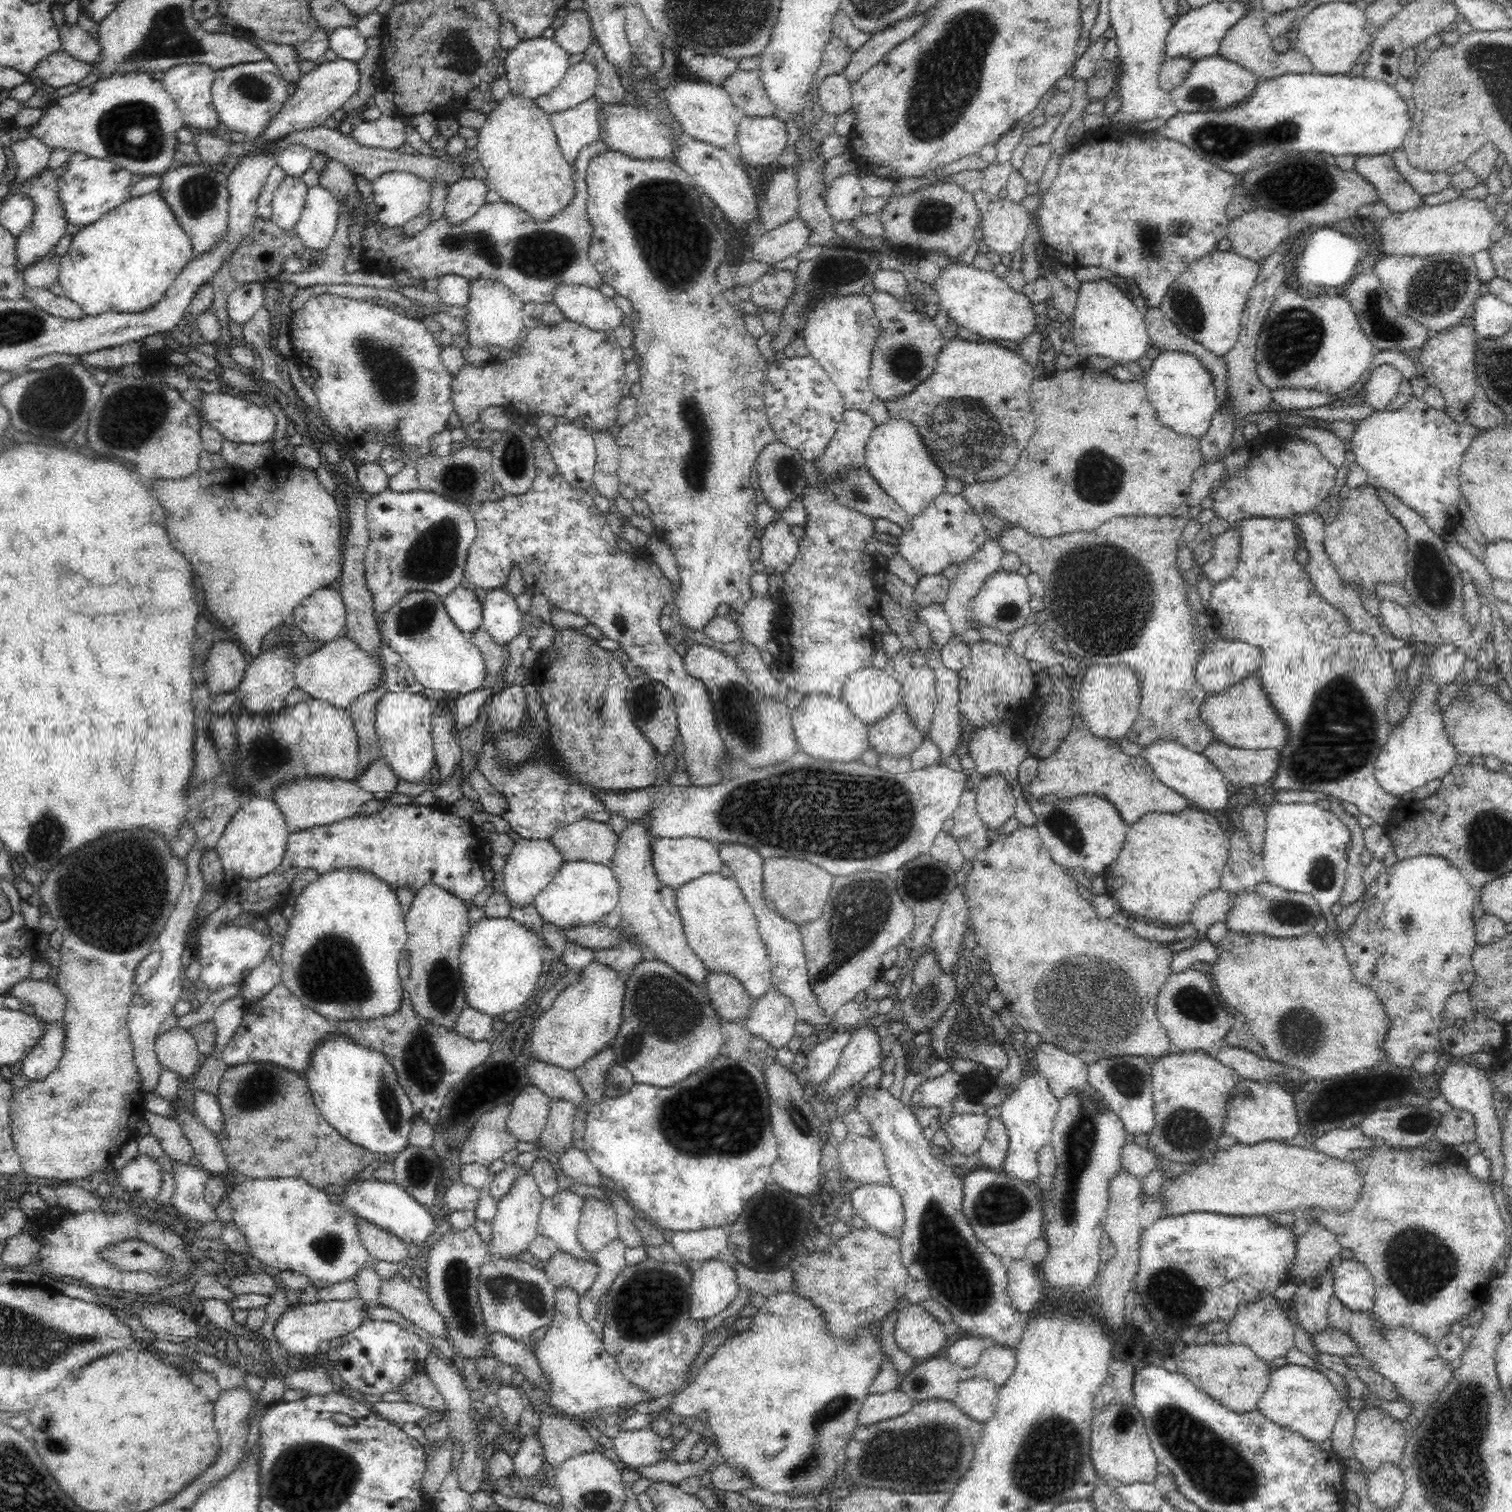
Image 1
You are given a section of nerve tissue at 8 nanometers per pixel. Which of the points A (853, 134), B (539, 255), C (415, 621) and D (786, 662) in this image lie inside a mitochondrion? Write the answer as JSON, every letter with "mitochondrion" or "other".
{"A":"other","B":"mitochondrion","C":"mitochondrion","D":"other"}

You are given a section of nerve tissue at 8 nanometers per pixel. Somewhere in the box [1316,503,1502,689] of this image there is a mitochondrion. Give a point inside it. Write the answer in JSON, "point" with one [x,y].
{"point":[1434,579]}

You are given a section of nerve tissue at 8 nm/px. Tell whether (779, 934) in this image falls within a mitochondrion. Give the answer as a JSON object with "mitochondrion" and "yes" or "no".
{"mitochondrion":"no"}

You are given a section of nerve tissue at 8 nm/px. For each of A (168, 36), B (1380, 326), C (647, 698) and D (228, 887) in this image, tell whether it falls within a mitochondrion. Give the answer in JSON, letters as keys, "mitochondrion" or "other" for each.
{"A":"mitochondrion","B":"mitochondrion","C":"mitochondrion","D":"other"}

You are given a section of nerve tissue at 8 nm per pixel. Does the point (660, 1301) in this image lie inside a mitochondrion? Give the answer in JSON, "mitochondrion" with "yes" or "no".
{"mitochondrion":"yes"}

